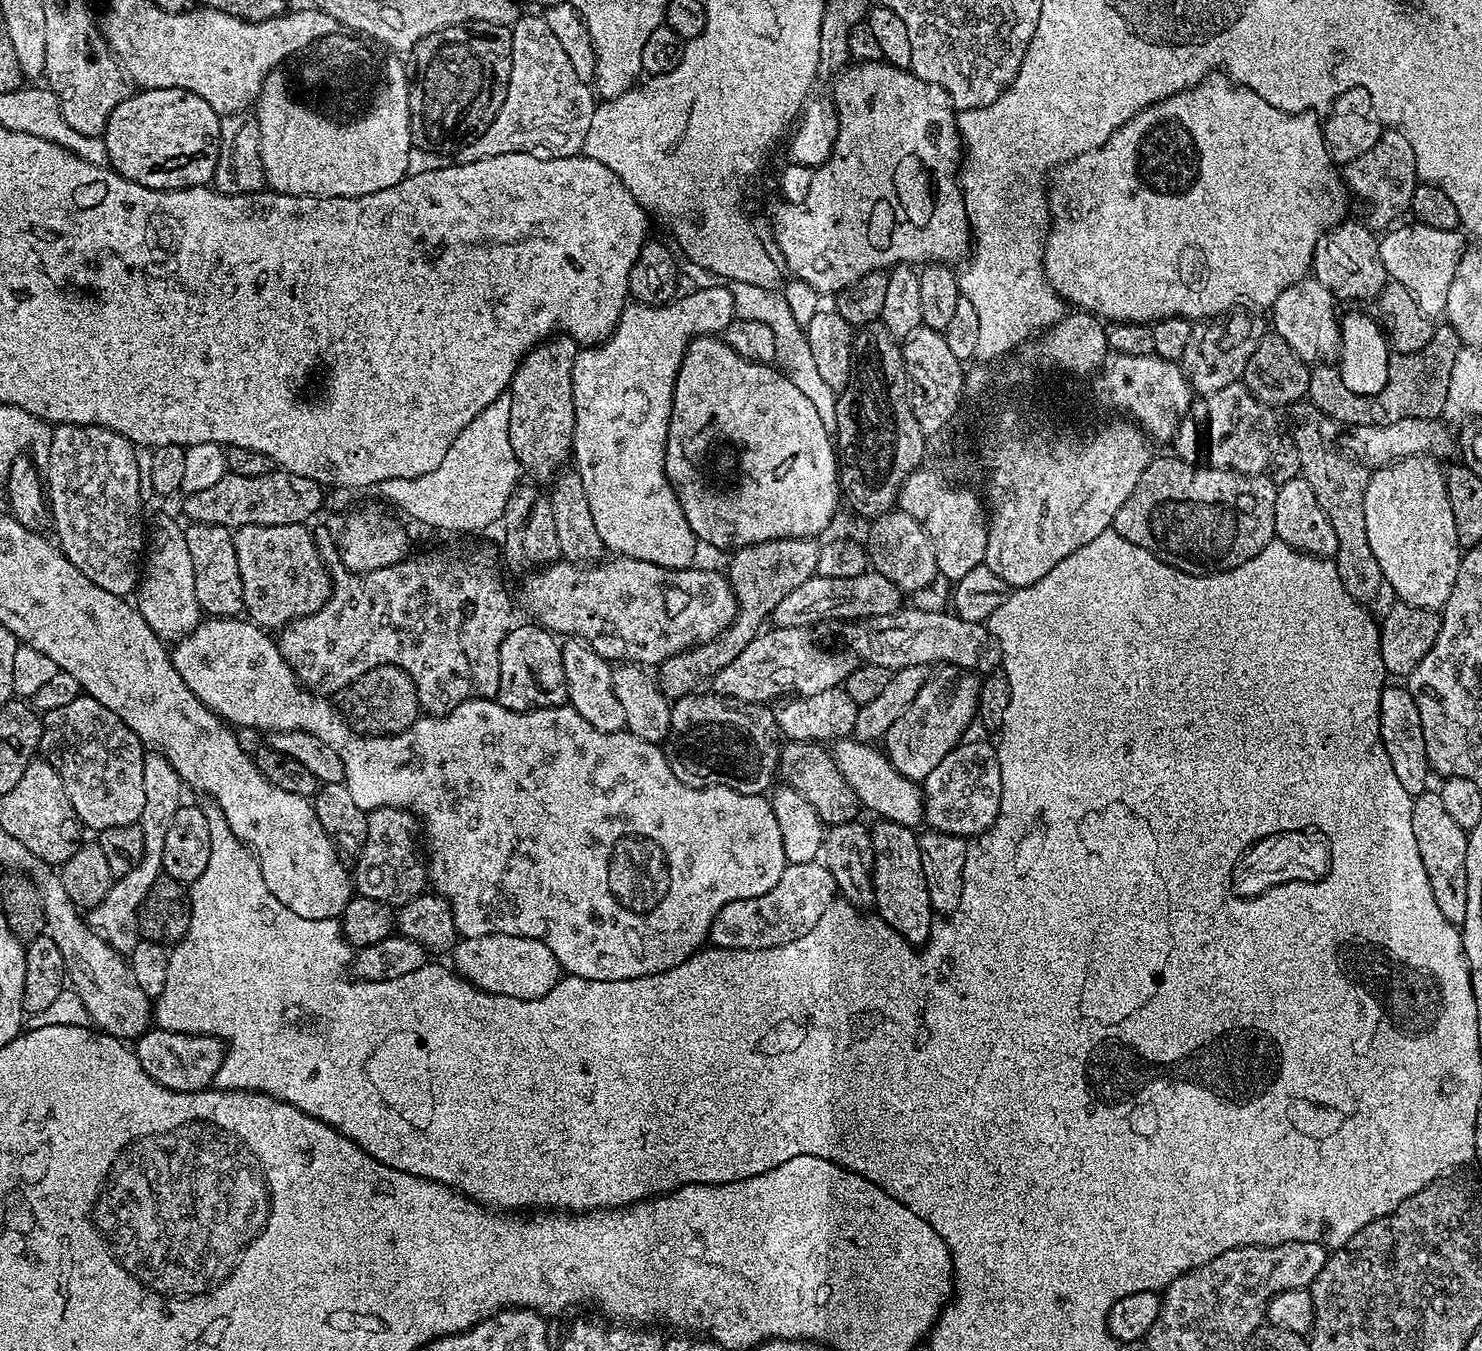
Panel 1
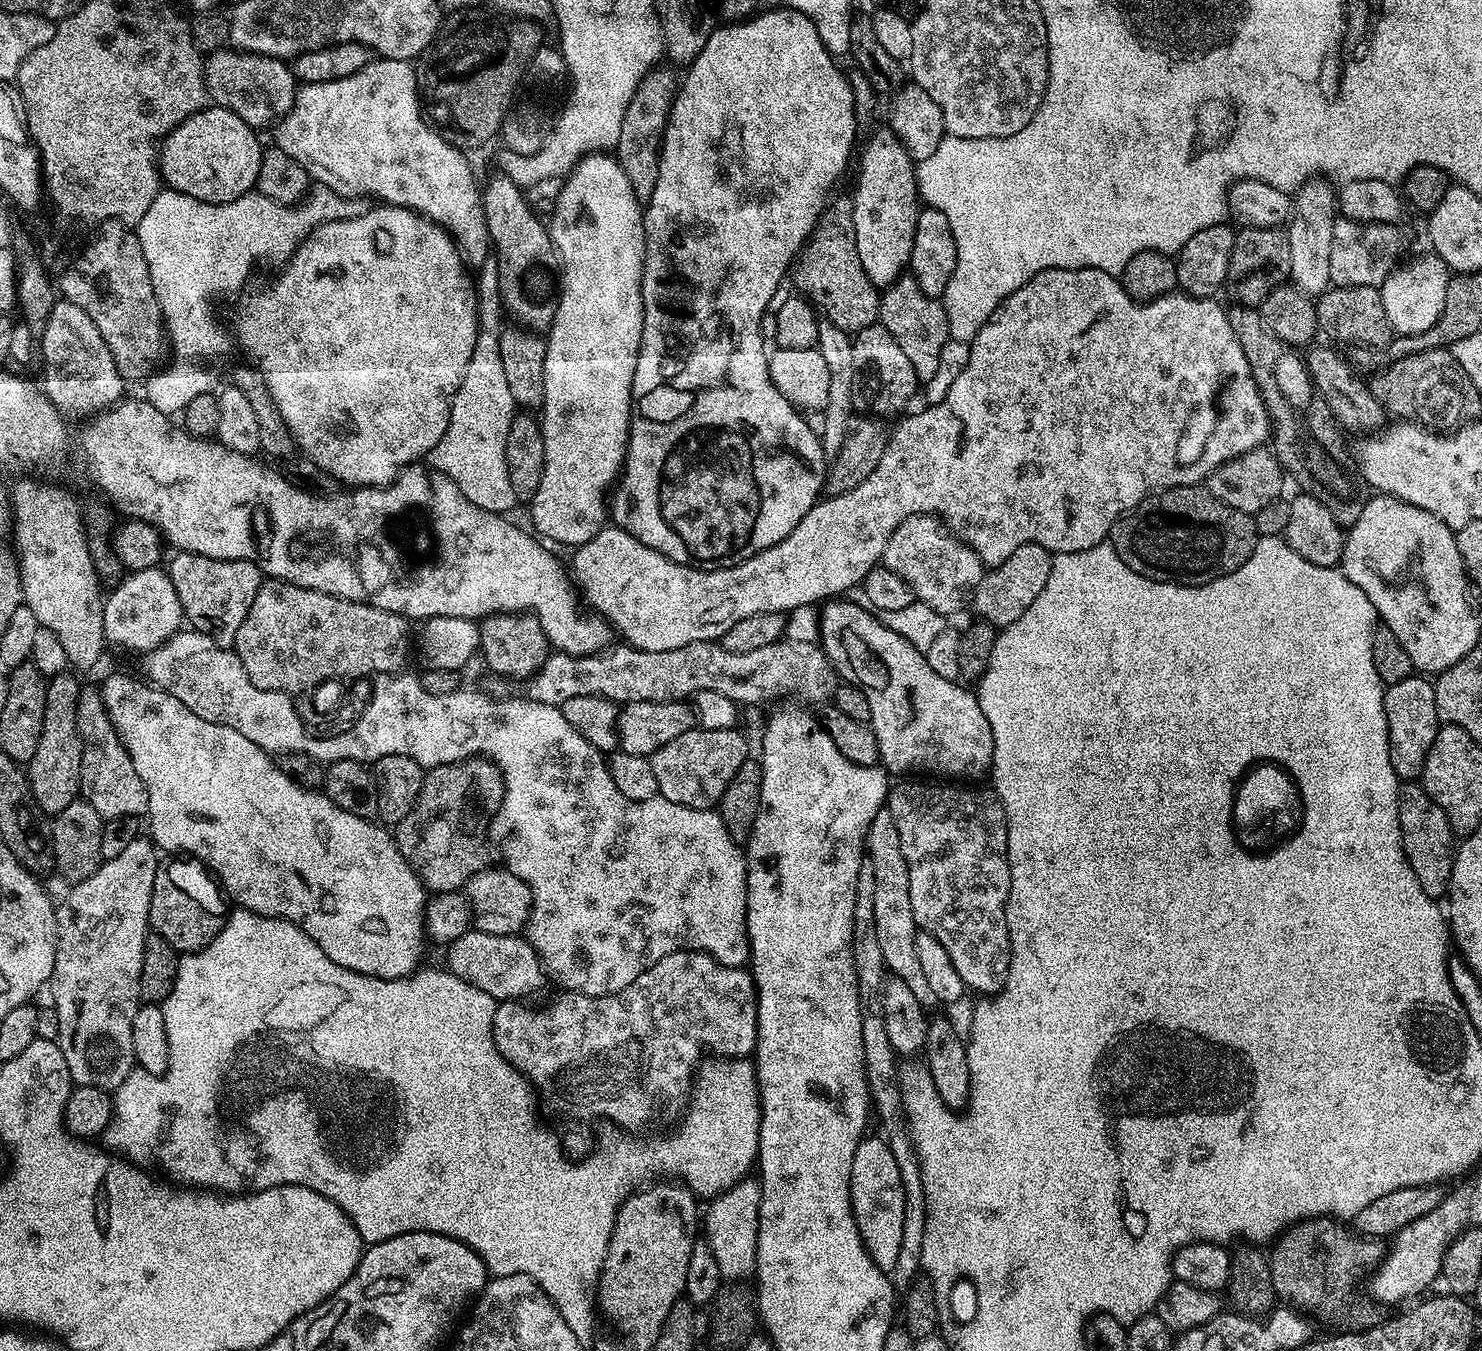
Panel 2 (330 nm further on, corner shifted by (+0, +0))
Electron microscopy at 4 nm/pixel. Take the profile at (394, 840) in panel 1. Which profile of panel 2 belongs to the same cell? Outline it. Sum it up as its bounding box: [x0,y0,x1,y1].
[394,756,504,893]

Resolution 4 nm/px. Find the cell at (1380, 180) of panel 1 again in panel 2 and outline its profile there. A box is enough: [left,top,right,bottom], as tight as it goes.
[1330,219,1404,288]

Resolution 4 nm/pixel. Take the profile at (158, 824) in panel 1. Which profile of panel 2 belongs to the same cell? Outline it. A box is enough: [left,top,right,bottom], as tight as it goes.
[50,838,158,1090]

